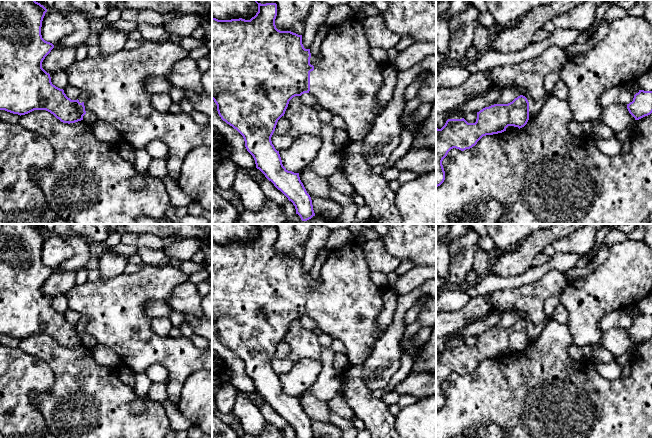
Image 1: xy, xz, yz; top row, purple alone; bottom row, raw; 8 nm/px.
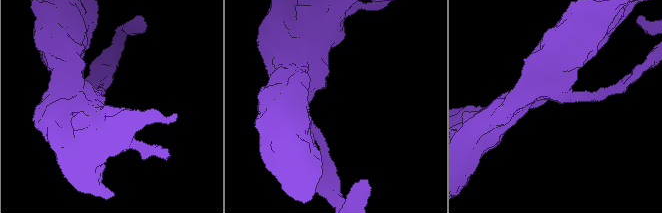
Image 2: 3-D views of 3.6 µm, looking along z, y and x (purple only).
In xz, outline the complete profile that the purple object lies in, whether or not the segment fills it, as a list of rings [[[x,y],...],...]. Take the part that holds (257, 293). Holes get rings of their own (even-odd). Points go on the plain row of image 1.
[[[257,224],[254,225],[258,228],[258,236],[250,244],[242,242],[218,244],[212,241],[212,323],[217,329],[221,343],[243,360],[245,371],[253,380],[256,392],[293,427],[296,438],[315,438],[311,421],[301,406],[299,397],[288,395],[283,390],[279,375],[271,365],[277,346],[284,340],[289,325],[304,317],[313,319],[316,327],[325,334],[341,340],[346,347],[345,354],[348,357],[349,367],[343,374],[347,386],[343,397],[355,417],[365,423],[365,429],[370,432],[371,438],[400,438],[395,428],[395,417],[390,413],[389,406],[382,398],[372,396],[372,390],[365,384],[359,370],[371,354],[374,344],[385,333],[379,333],[376,328],[377,317],[384,305],[382,299],[384,292],[391,290],[398,297],[414,291],[427,281],[436,279],[436,265],[413,267],[406,274],[399,276],[393,288],[379,287],[371,280],[373,273],[369,269],[362,247],[352,244],[330,252],[321,267],[321,283],[313,290],[310,288],[310,273],[305,273],[302,268],[302,259],[276,252],[277,228],[261,228]]]

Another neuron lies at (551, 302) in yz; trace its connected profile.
[[[550,296],[546,299],[544,304],[544,311],[547,316],[547,320],[552,319],[553,312],[555,307],[560,303],[559,296]]]

